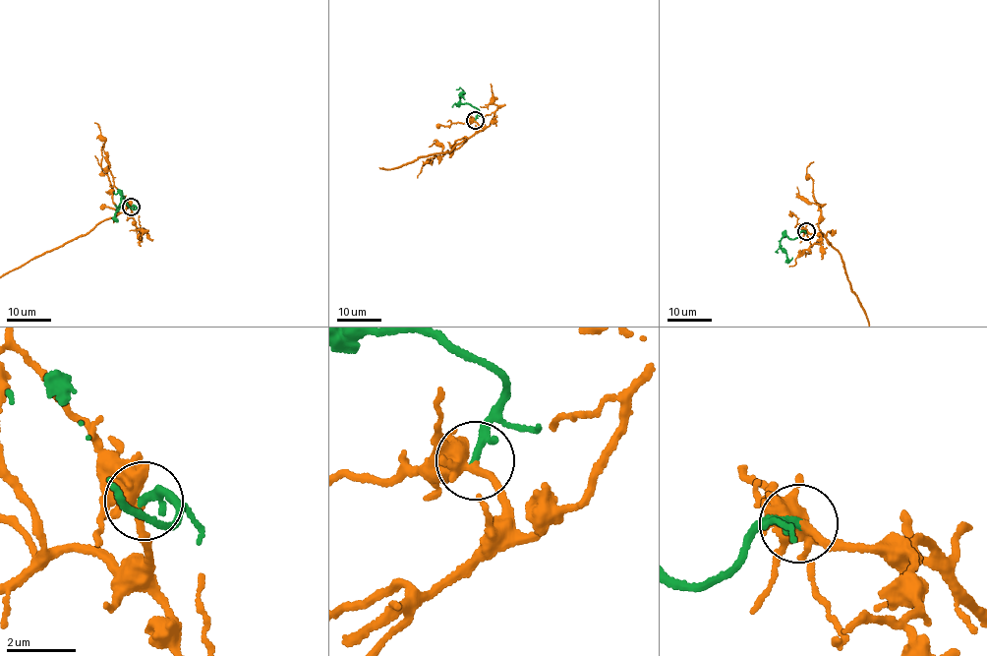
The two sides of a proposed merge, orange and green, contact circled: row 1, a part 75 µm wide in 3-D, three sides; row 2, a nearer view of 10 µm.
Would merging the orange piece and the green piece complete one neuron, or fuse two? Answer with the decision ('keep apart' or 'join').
join

